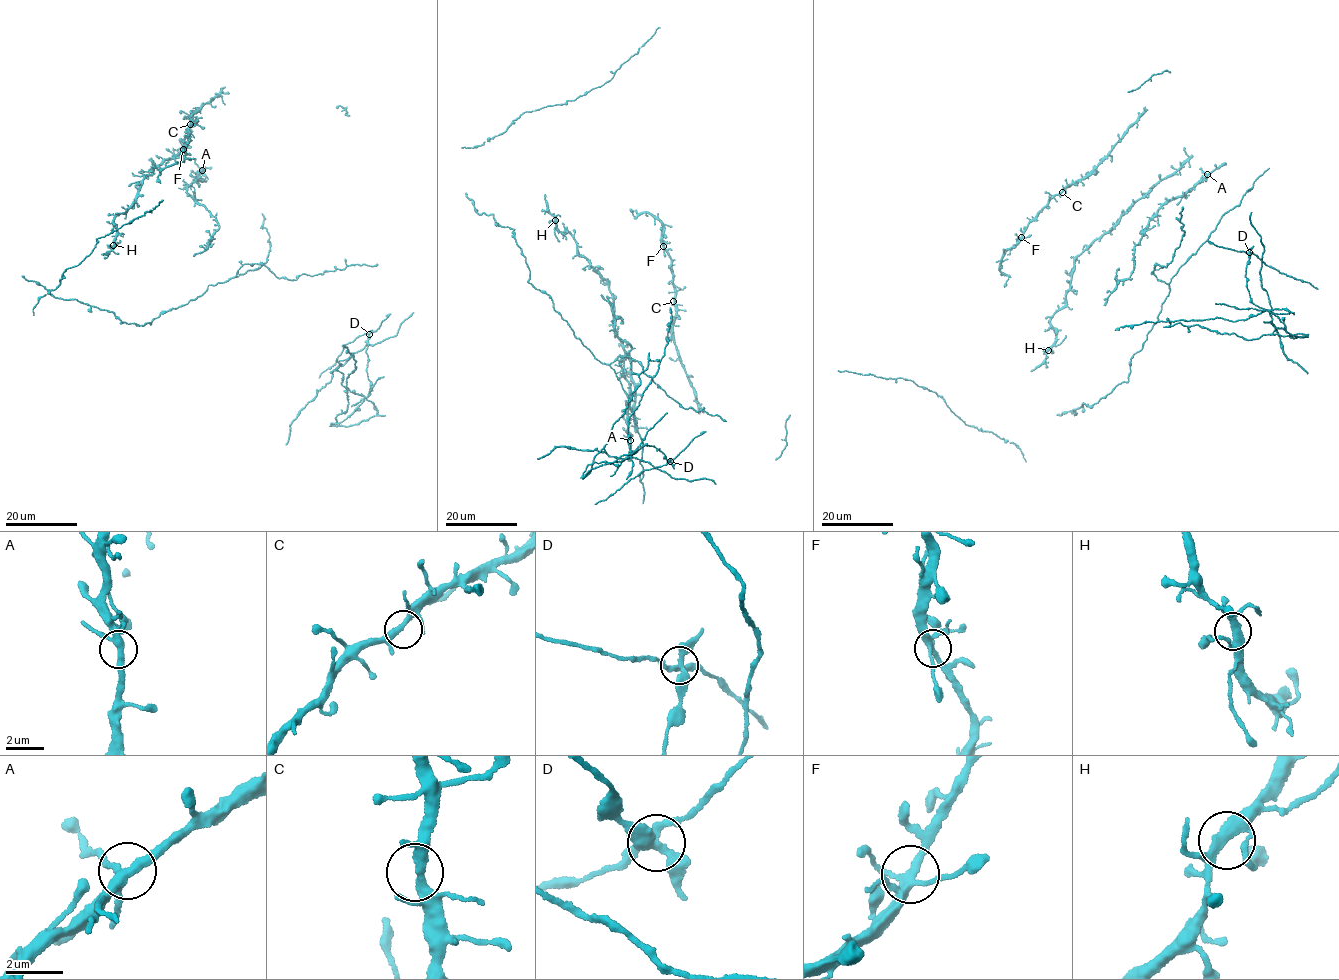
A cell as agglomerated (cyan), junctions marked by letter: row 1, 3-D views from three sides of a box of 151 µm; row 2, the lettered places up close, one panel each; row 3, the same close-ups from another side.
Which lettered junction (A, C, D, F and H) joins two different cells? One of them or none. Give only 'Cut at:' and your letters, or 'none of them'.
Cut at: D

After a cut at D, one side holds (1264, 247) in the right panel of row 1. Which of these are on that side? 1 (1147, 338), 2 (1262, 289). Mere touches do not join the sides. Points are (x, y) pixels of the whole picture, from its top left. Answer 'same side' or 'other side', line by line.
1: same side
2: same side

